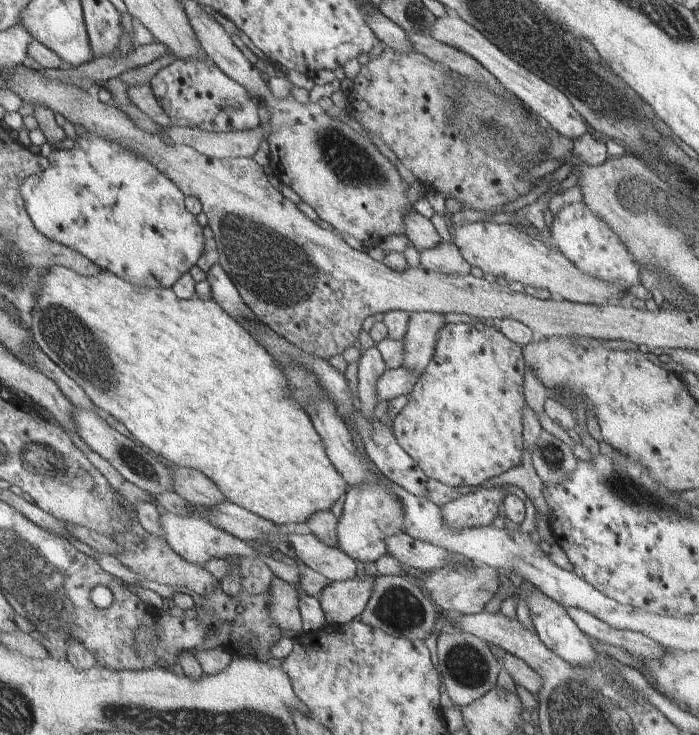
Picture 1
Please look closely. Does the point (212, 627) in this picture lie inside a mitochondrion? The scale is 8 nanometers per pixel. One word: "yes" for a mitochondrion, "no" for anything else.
no

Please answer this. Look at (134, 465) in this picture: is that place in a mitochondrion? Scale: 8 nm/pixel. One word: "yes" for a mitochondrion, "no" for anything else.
yes

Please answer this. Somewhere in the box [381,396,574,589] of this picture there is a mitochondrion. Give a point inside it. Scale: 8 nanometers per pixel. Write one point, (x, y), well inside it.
(552, 456)

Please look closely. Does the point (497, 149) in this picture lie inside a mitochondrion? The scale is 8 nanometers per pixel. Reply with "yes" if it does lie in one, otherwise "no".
yes

